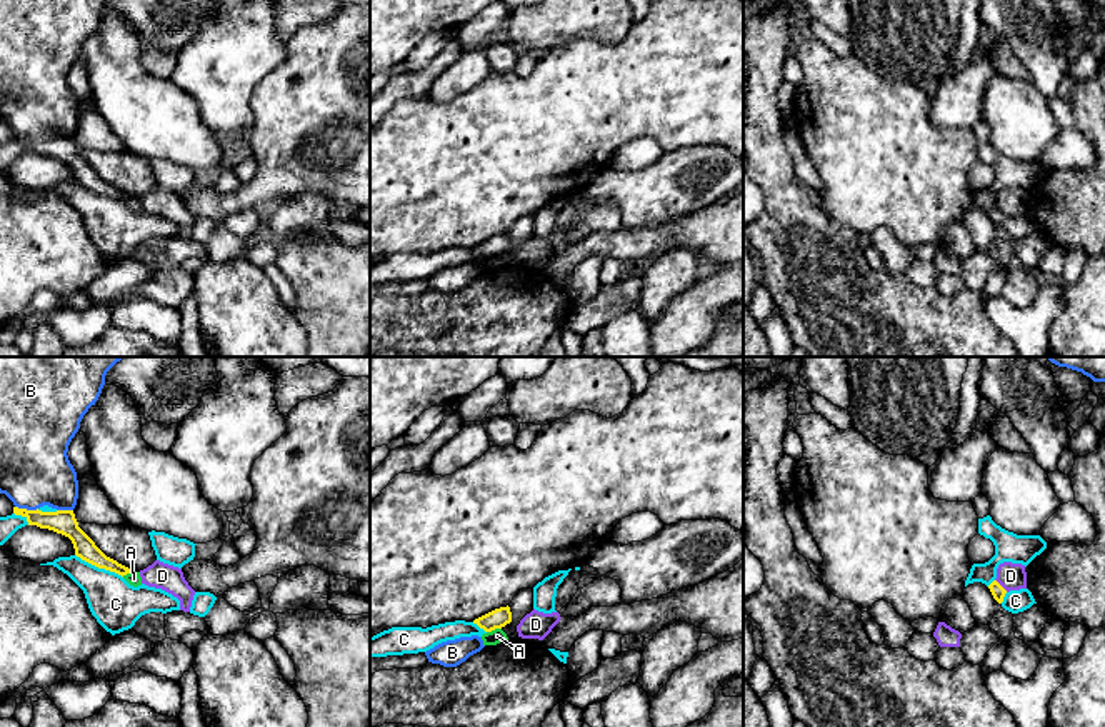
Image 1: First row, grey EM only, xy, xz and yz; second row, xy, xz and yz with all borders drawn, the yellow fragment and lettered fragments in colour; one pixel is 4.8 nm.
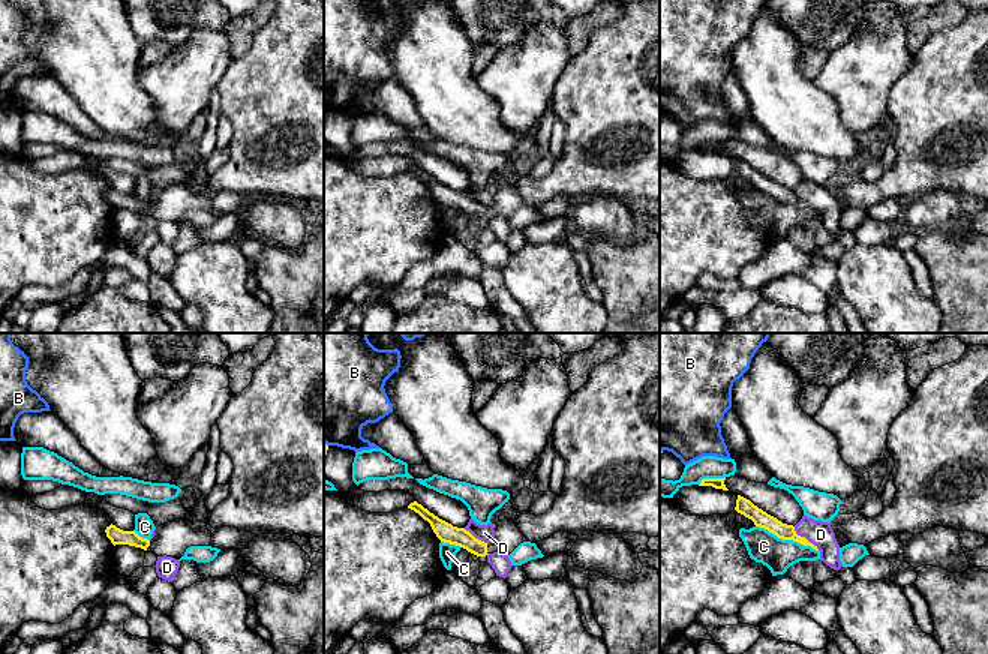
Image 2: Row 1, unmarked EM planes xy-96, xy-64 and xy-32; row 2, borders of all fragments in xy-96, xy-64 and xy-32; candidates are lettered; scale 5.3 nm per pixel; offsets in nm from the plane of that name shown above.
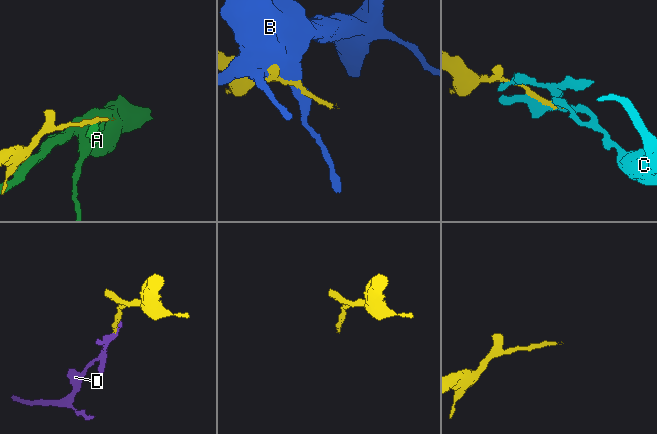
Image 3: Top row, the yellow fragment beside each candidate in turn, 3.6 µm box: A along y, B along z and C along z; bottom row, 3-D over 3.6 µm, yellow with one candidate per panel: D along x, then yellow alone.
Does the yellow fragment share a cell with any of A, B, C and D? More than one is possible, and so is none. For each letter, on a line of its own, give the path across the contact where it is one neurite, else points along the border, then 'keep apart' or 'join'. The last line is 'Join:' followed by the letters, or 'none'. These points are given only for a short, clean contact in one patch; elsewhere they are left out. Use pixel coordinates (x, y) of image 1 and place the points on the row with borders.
A: border xz (500, 627), (487, 632); keep apart
B: keep apart
C: keep apart
D: border yz (995, 579), (1007, 591); keep apart
Join: none

